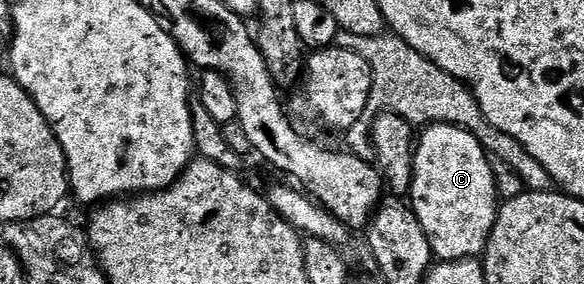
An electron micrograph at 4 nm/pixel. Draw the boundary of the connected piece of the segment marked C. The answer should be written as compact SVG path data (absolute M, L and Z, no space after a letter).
M427 125L421 130L414 146L414 178L410 184L408 204L416 219L420 219L420 227L424 227L424 235L428 235L430 250L439 262L478 259L486 252L500 208L493 167L482 144L468 131L455 125Z

